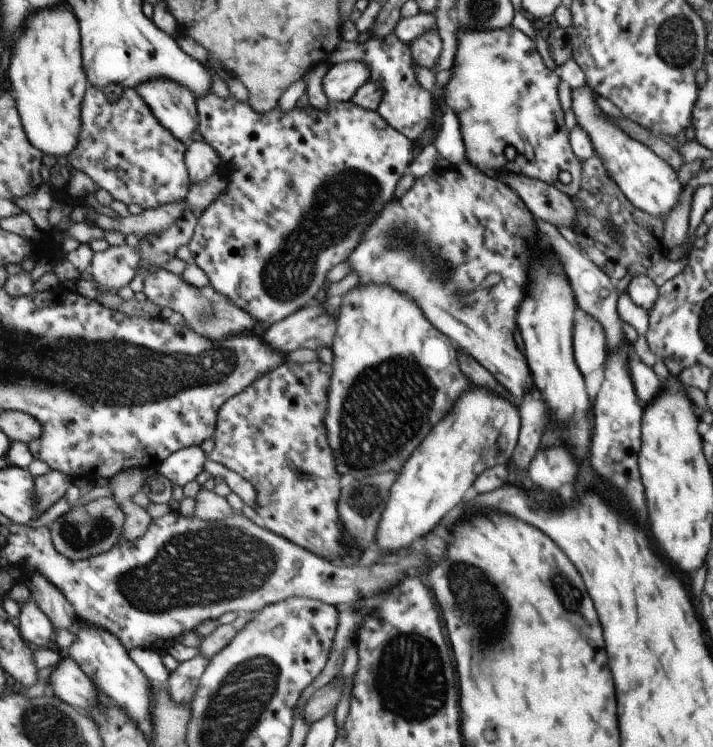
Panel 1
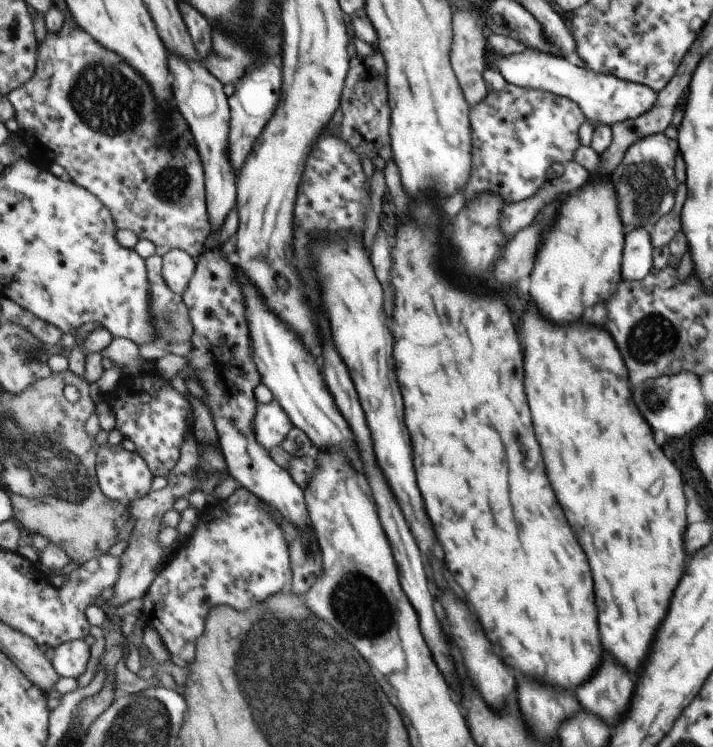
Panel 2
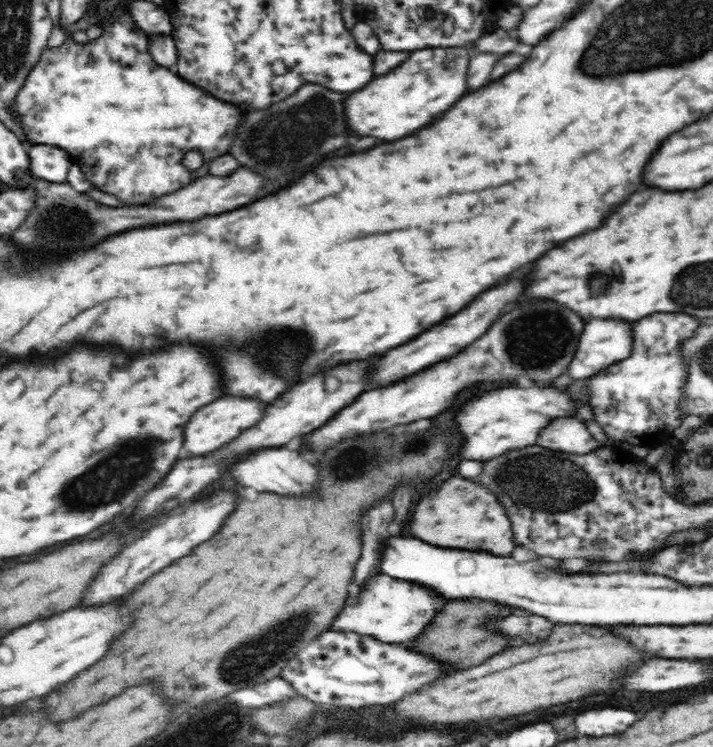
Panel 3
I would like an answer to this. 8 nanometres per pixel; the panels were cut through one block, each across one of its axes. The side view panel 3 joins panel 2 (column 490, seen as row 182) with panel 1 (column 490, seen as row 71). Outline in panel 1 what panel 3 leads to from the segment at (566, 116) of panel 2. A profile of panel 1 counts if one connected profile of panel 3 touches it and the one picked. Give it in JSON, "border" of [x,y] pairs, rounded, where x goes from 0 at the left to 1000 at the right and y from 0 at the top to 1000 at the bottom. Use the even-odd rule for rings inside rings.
{"border":[[[719,35],[697,40],[642,39],[641,67],[637,86],[633,88],[630,110],[621,115],[619,129],[633,150],[638,150],[647,171],[647,185],[652,199],[652,216],[672,230],[680,228],[689,237],[700,233],[725,233],[777,249],[787,254],[781,244],[781,230],[798,230],[801,242],[792,252],[812,252],[815,216],[804,206],[795,193],[795,171],[790,169],[787,145],[778,129],[781,99],[770,96],[756,72],[748,67],[748,56],[722,40]]]}

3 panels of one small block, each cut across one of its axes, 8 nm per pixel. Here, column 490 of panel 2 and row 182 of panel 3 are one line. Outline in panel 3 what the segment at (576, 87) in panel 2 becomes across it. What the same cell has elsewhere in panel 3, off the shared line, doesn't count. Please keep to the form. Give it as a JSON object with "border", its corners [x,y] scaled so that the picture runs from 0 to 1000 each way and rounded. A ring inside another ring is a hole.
{"border":[[[66,193],[46,194],[41,203],[43,228],[53,240],[86,246],[93,252],[95,232],[102,221],[100,209],[88,198]]]}

